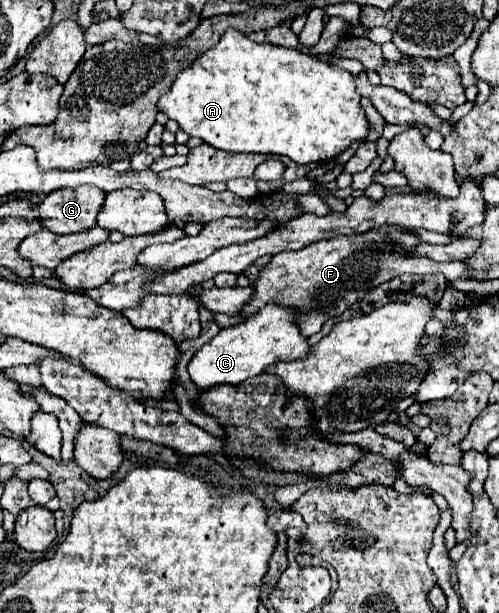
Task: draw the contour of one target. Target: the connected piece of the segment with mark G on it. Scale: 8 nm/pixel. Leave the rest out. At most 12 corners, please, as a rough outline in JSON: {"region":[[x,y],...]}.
{"region":[[58,188],[40,202],[42,224],[56,234],[96,226],[104,192]]}

